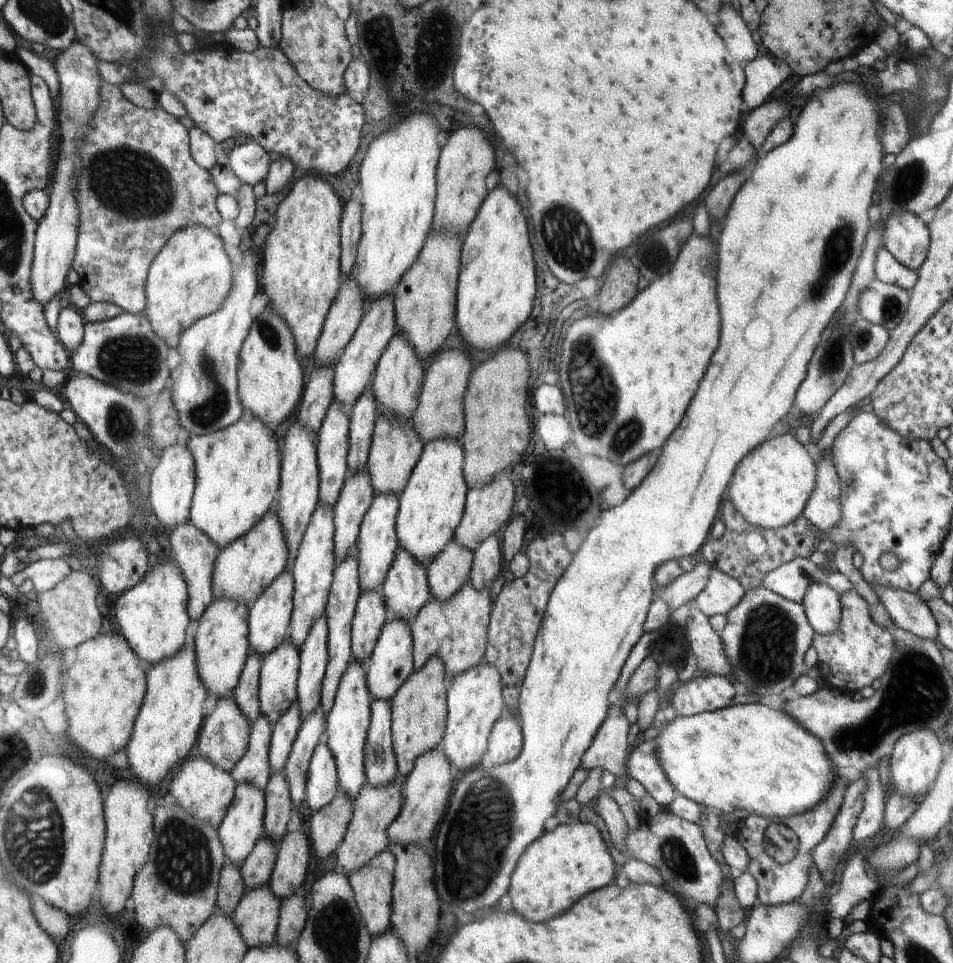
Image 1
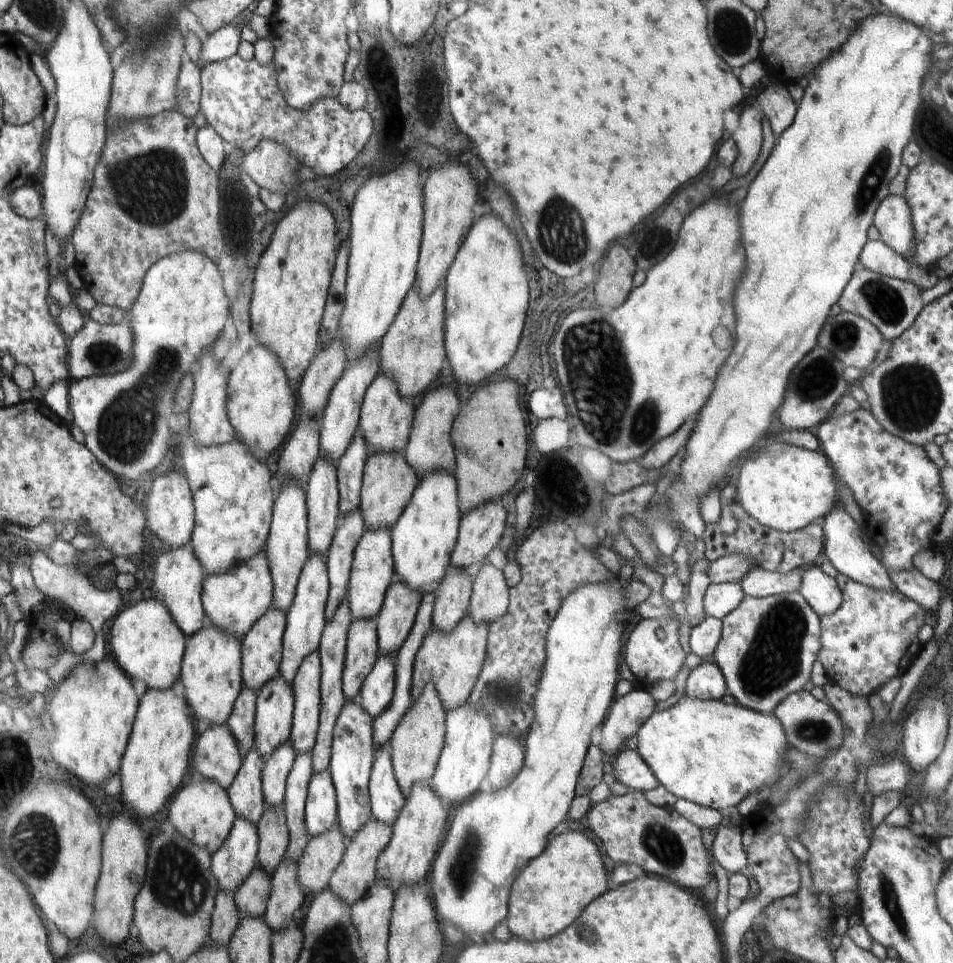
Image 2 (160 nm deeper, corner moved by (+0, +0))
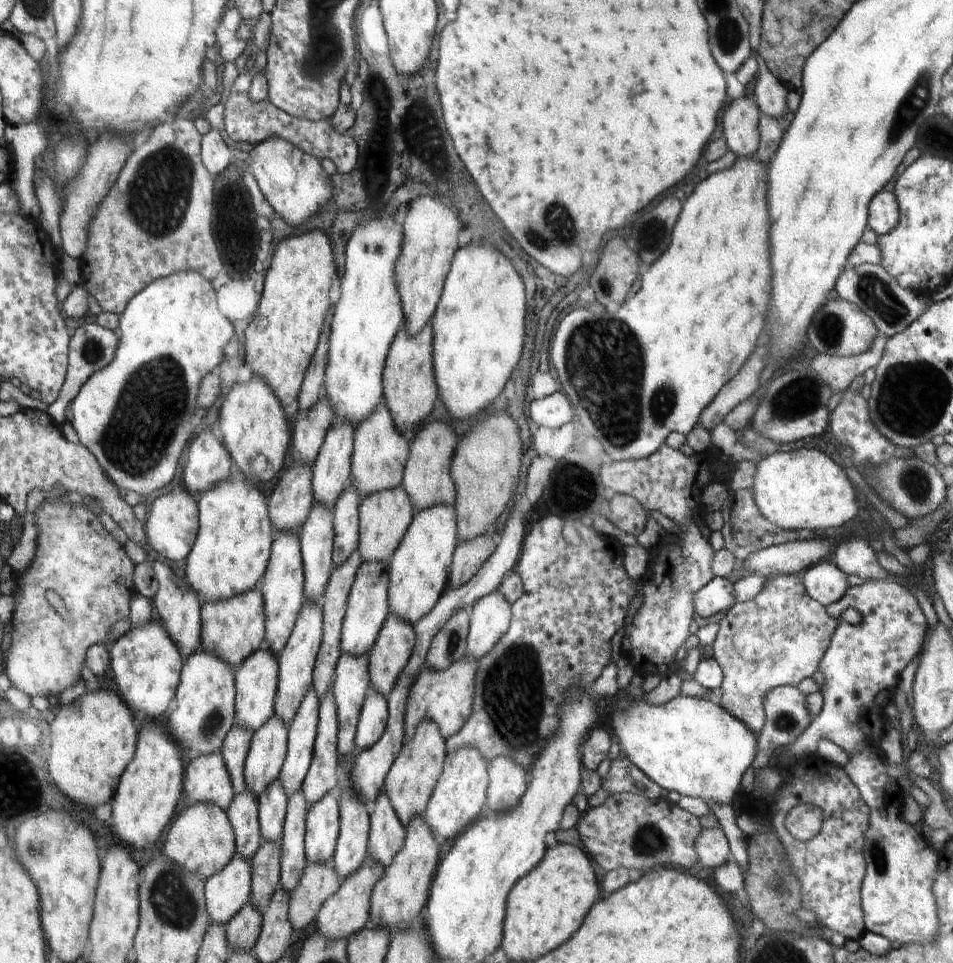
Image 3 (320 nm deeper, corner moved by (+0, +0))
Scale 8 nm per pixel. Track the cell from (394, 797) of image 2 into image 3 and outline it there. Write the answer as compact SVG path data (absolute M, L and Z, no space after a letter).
M384 792L376 800L367 802L365 807L369 813L368 854L386 870L404 844L405 826L402 826Z

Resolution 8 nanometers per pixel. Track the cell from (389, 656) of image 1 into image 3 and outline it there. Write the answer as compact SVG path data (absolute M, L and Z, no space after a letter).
M370 690L363 702L358 732L355 734L356 751L373 747L380 740L385 731L388 713L387 698Z

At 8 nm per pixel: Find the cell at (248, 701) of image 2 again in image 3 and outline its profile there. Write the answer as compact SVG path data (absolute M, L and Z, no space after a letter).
M234 724L223 742L222 757L227 765L234 793L239 795L245 789L244 769L253 732Z

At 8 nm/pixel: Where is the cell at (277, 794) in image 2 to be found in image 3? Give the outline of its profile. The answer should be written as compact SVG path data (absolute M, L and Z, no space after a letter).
M274 781L257 798L258 818L264 841L280 841L287 811L287 796L281 782Z

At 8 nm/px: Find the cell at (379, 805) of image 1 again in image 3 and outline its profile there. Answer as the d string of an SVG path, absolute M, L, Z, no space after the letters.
M367 857L363 862L363 866L351 877L344 879L340 889L334 897L328 898L318 912L315 918L316 928L323 937L332 940L346 939L356 933L360 933L363 929L368 928L370 923L371 894L374 892L374 886L383 878L385 868L374 860Z

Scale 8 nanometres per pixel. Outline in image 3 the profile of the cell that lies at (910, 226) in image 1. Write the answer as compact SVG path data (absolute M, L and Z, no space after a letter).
M882 189L870 199L867 226L879 237L889 233L900 216L900 209L895 194Z

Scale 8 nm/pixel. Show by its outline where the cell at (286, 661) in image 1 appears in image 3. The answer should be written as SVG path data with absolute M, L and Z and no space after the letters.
M276 714L253 732L245 760L244 782L256 797L266 791L268 785L279 780L286 764L289 732L289 727Z

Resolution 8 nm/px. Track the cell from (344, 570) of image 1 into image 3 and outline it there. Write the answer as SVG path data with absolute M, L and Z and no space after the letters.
M330 690L329 694L320 699L319 702L319 717L313 757L310 768L301 786L301 791L309 806L317 803L326 793L335 792L337 788L336 771L339 767L339 756L337 751L338 719L336 707L335 698Z

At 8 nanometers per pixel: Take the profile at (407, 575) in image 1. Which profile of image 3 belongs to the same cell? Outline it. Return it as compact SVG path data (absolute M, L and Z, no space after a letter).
M390 613L367 656L370 690L388 698L407 666L415 644L414 626Z

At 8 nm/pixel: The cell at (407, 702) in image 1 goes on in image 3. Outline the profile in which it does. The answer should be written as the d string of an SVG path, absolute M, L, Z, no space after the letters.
M427 719L420 722L414 736L406 739L402 745L400 754L388 771L383 792L405 828L414 818L422 816L427 810L435 786L443 774L446 755L445 738L440 734L439 726Z

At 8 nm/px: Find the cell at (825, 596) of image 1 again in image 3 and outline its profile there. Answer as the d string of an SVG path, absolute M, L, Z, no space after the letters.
M820 561L801 573L806 592L827 607L839 601L848 590L848 575L837 564Z

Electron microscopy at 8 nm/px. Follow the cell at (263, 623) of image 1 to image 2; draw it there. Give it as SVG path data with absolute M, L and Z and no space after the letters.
M272 606L267 610L267 614L257 621L256 626L240 640L242 642L243 686L256 694L260 693L265 685L275 681L279 676L279 669L282 668L283 634L286 632L287 622L285 616Z

